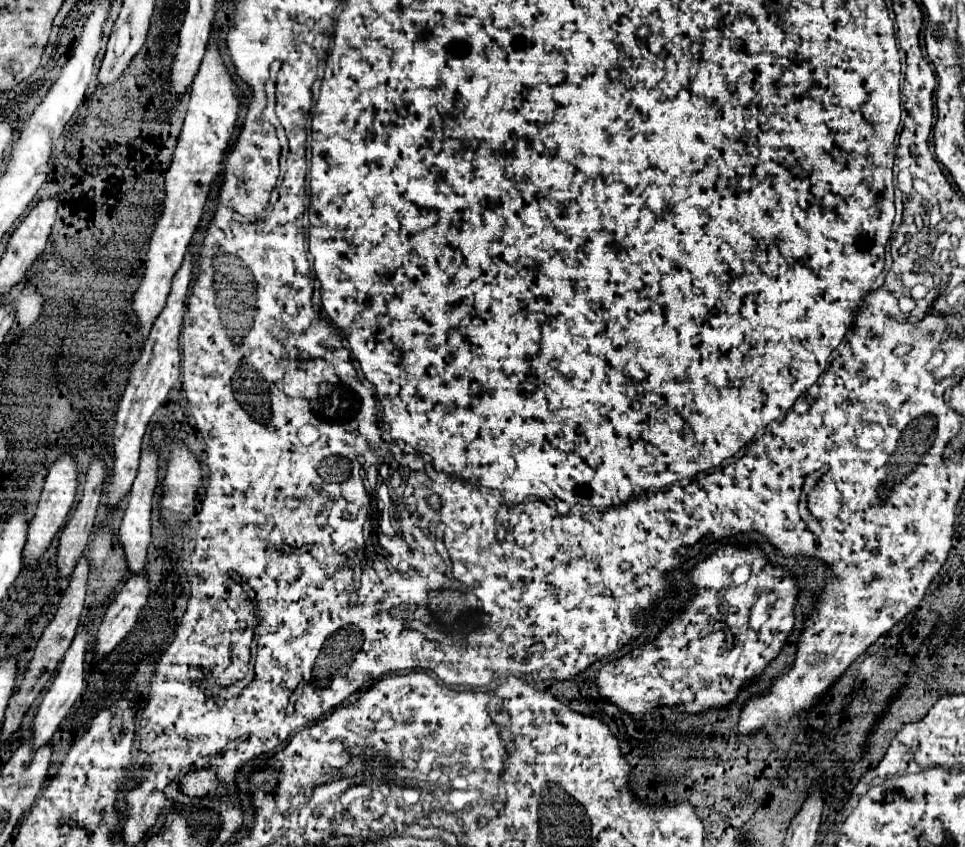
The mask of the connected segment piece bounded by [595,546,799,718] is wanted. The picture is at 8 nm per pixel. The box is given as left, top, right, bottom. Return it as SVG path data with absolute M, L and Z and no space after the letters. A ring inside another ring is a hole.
M755 546L733 548L733 552L737 566L739 560L741 564L751 566L751 578L745 584L737 586L737 594L717 594L723 590L725 584L727 588L729 585L734 588L734 570L727 570L727 576L723 576L725 572L719 572L719 586L711 588L701 580L699 584L703 586L693 584L692 569L686 581L696 589L696 593L683 614L677 616L651 644L633 650L615 662L605 664L595 674L595 682L603 698L611 700L623 712L635 718L641 718L659 704L679 706L681 712L701 714L707 708L731 704L737 698L739 688L759 676L761 670L779 654L787 636L793 630L793 606L799 588L787 570L767 566L767 560L759 554ZM755 578L775 578L775 588L763 588L757 584ZM761 592L773 592L777 600L767 610L769 620L759 632L753 632L753 628L749 628L749 608L753 606L753 600L761 596Z

